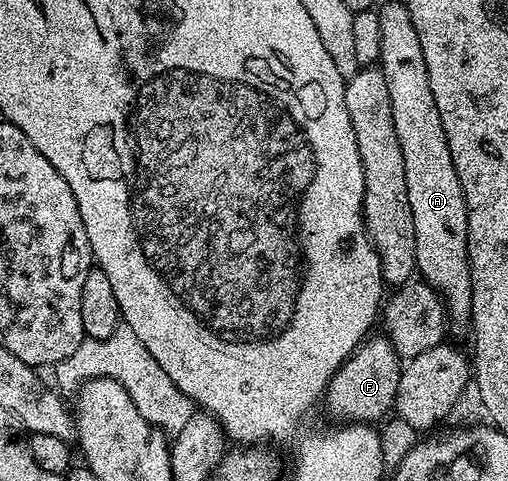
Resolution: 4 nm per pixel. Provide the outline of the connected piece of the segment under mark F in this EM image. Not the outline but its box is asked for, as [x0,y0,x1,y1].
[323,333,403,424]

